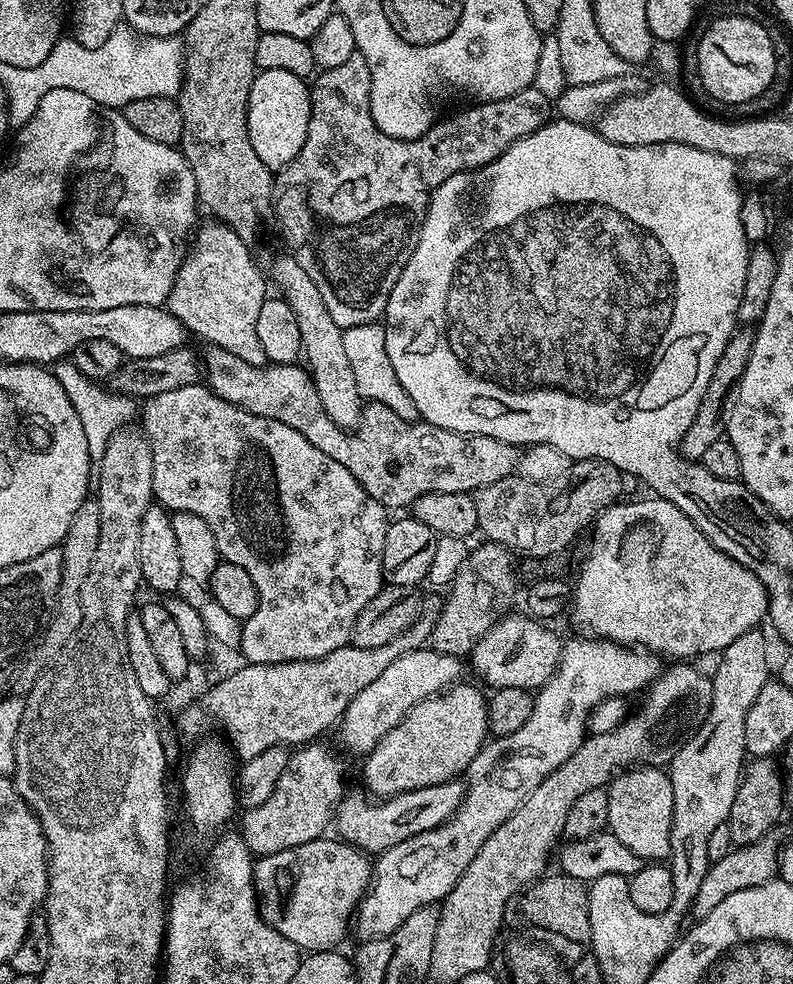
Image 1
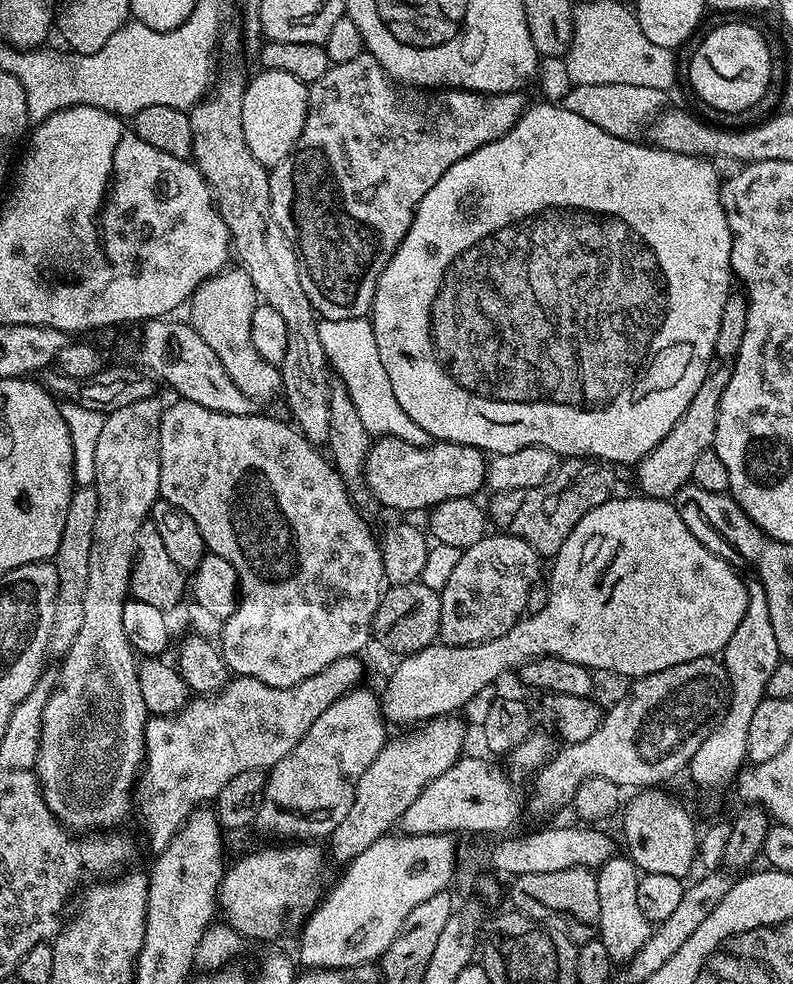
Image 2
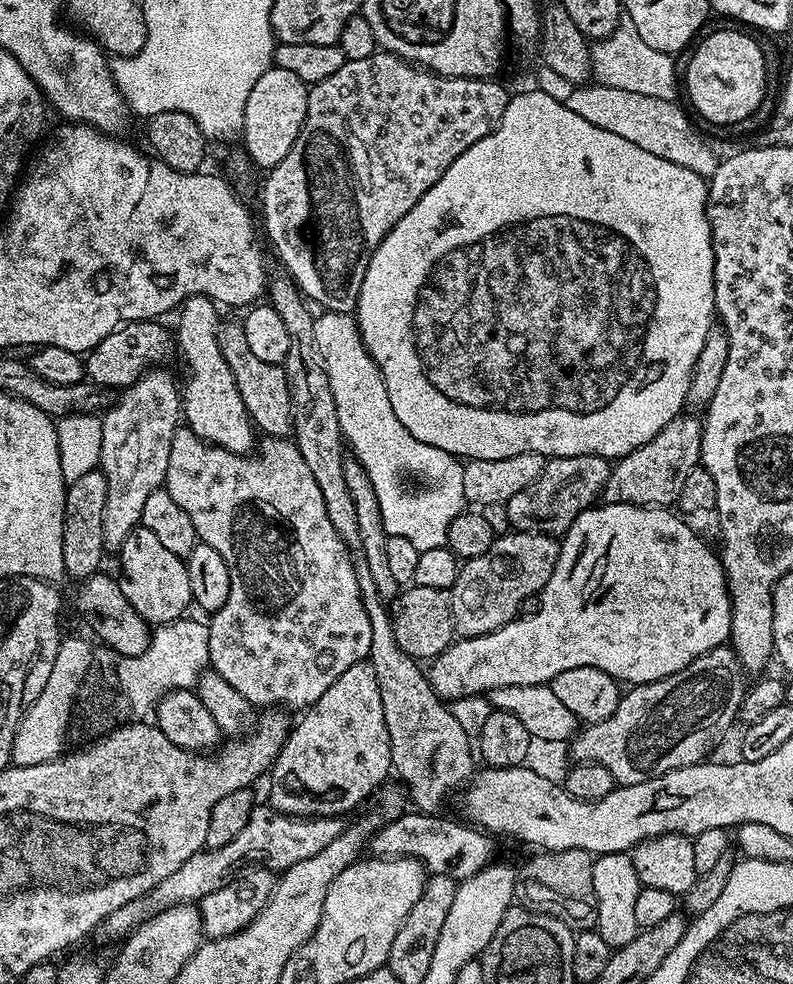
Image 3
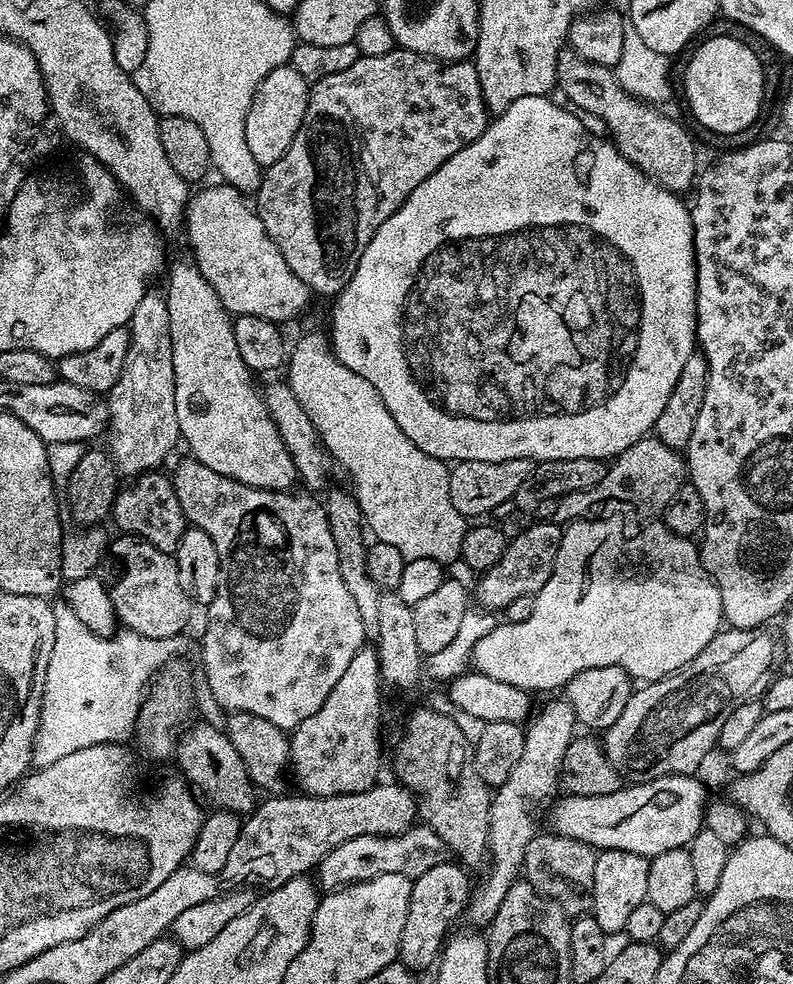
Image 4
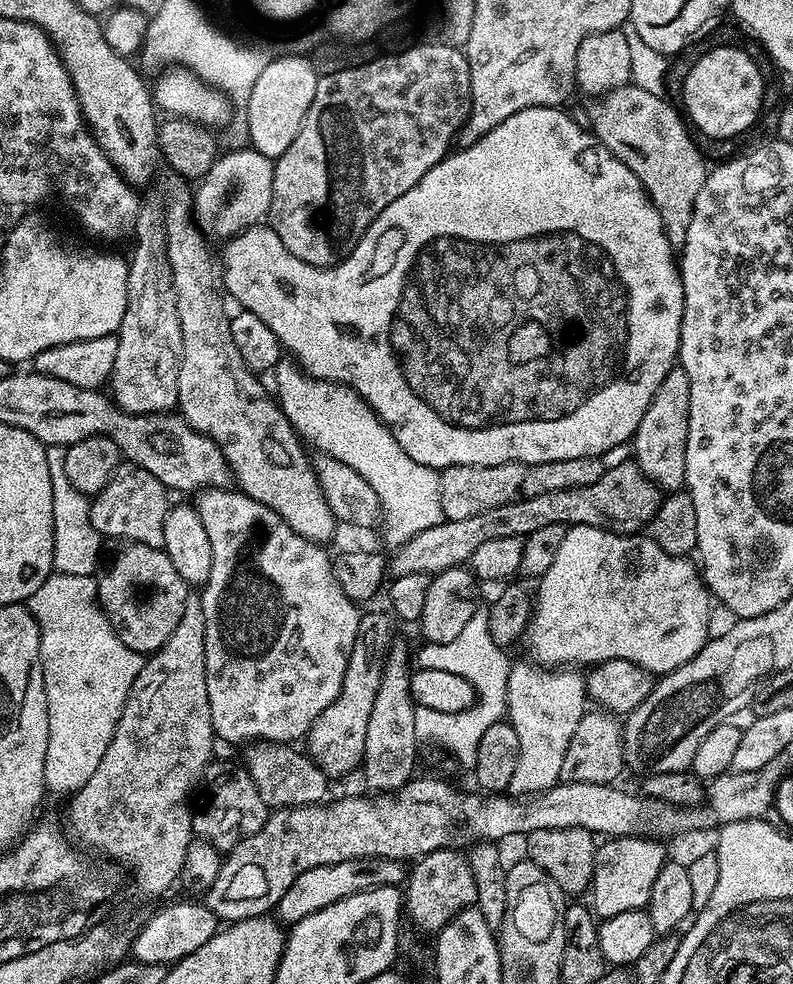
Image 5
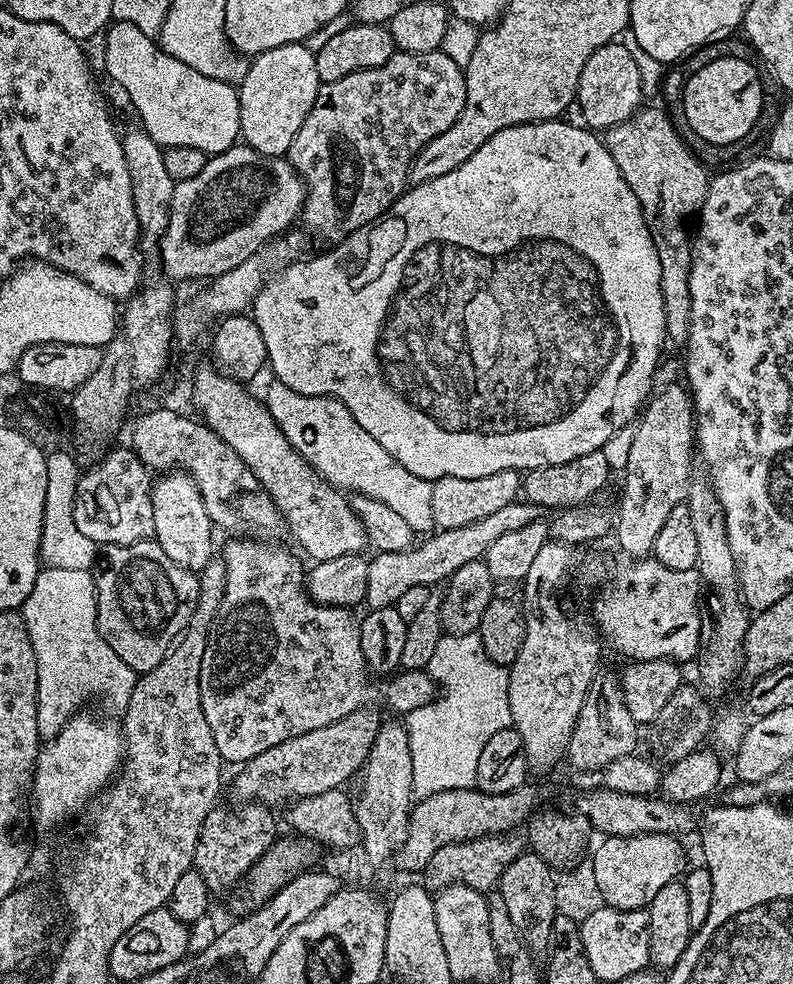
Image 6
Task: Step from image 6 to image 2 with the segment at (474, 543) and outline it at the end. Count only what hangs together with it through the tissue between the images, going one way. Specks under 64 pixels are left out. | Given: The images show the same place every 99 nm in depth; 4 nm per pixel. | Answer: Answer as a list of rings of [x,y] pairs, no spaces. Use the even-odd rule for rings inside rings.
[[[713,367],[702,386],[698,386],[698,394],[690,398],[690,406],[686,406],[686,414],[682,414],[682,418],[674,422],[674,430],[670,430],[670,434],[666,434],[666,438],[662,438],[662,442],[658,442],[658,446],[654,446],[654,450],[650,450],[650,454],[646,454],[640,459],[640,463],[635,465],[636,480],[640,483],[639,491],[643,495],[654,500],[671,501],[675,492],[689,487],[694,462],[703,452],[712,448],[714,430],[718,426],[720,399],[732,377],[731,367],[720,367],[724,368]]]

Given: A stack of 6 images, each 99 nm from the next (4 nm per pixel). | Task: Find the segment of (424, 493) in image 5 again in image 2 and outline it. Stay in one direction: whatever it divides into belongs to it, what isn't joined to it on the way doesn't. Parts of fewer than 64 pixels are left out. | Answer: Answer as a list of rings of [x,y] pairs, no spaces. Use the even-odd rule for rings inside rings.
[[[359,316],[345,320],[325,320],[318,323],[318,338],[322,338],[322,350],[326,354],[331,371],[338,375],[339,383],[350,394],[354,410],[362,418],[362,426],[373,437],[393,436],[411,444],[427,444],[430,437],[394,398],[394,386],[390,386],[390,377],[386,375],[386,366],[382,366],[382,354],[378,354],[378,342],[374,338],[371,319]]]

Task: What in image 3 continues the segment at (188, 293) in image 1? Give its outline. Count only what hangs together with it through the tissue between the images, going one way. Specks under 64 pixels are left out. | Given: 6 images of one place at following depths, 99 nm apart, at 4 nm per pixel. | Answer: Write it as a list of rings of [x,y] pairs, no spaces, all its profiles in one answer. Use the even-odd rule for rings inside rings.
[[[243,323],[219,325],[220,349],[226,366],[230,366],[230,374],[234,374],[234,382],[242,394],[242,402],[246,406],[248,416],[257,429],[264,431],[268,438],[288,438],[293,435],[292,399],[286,382],[286,374],[279,364],[261,362],[254,354],[250,354],[250,346],[246,343]]]

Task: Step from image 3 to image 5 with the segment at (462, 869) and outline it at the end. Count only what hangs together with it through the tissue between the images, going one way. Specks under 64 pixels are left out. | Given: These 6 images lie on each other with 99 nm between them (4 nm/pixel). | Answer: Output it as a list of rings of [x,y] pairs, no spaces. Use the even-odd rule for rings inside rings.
[[[363,856],[346,862],[314,866],[310,870],[306,870],[306,874],[298,874],[298,878],[294,878],[294,886],[290,886],[290,890],[286,890],[286,894],[282,894],[280,903],[276,905],[274,912],[285,925],[291,926],[318,910],[326,910],[326,906],[330,906],[342,898],[350,898],[350,894],[358,894],[365,888],[380,888],[383,884],[400,886],[405,883],[405,880],[405,865],[401,861],[390,858]]]

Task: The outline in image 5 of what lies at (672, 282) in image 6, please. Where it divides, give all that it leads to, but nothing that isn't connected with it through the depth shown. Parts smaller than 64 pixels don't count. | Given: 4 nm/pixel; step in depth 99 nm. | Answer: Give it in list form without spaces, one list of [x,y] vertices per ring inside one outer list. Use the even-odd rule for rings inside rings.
[[[635,86],[605,92],[593,104],[596,105],[587,109],[592,135],[598,137],[602,146],[606,146],[606,150],[610,150],[610,154],[614,154],[618,162],[625,164],[636,175],[638,182],[648,191],[652,205],[662,218],[666,238],[674,246],[683,246],[686,242],[686,230],[690,230],[690,218],[694,214],[694,198],[698,198],[698,190],[702,190],[710,171],[709,165],[704,165],[704,160],[700,157],[695,142],[692,141],[693,133],[685,117],[678,108],[676,113],[675,106],[668,101],[668,98],[649,94],[647,90]]]

